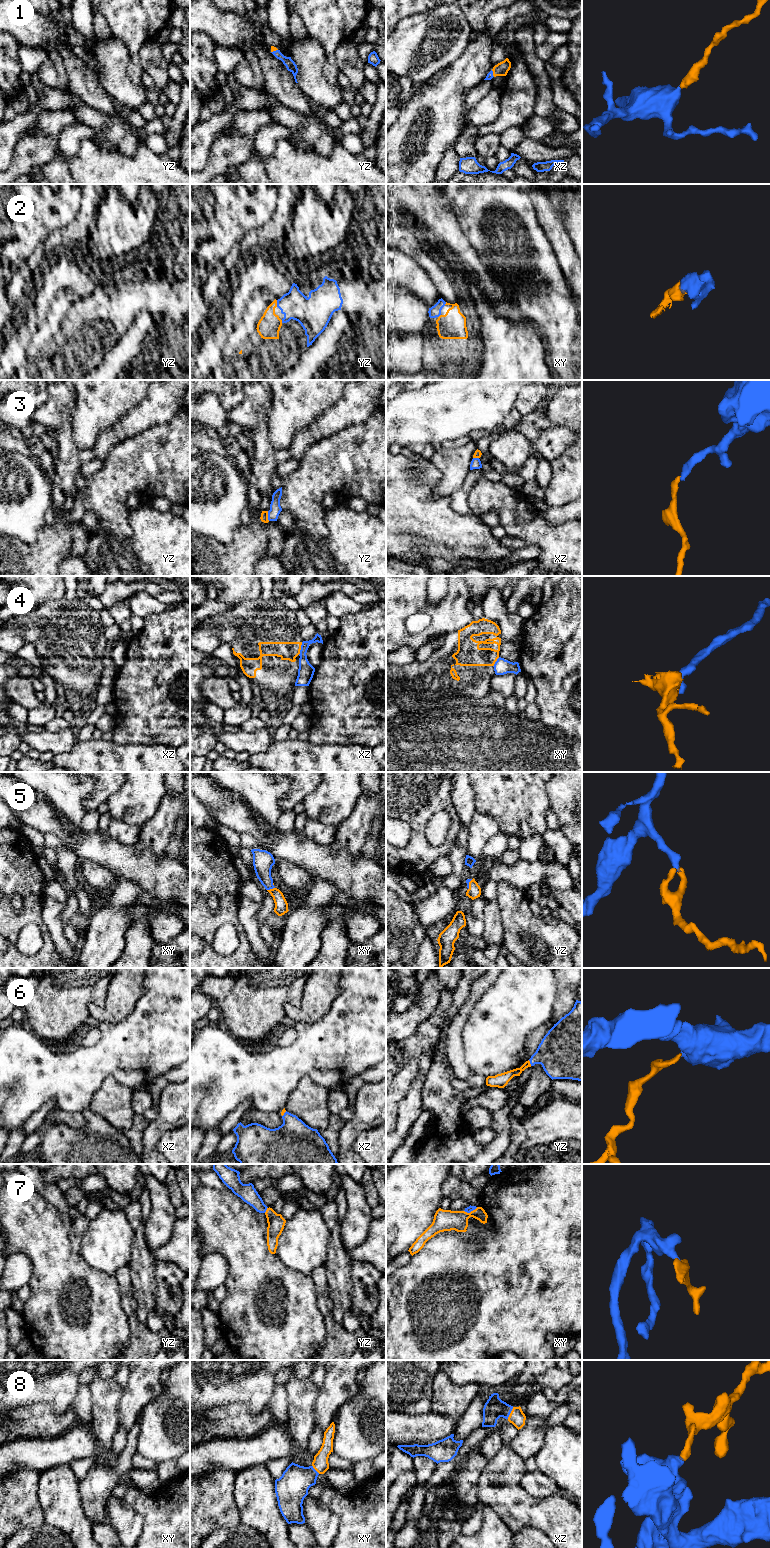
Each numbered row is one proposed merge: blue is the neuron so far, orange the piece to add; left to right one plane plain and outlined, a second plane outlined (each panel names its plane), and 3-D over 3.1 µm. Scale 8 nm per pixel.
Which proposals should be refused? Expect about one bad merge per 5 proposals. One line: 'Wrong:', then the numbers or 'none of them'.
Wrong: 4

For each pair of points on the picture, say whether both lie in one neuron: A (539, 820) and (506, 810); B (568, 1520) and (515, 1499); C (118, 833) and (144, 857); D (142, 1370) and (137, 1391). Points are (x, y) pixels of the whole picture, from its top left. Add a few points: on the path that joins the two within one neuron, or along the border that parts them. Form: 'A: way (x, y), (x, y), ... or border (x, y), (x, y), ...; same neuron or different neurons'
A: way (531, 819), (520, 810), (514, 810); same neuron
B: way (555, 1515), (533, 1513), (528, 1510); same neuron
C: border (109, 836), (132, 846); different neurons
D: way (142, 1375), (142, 1386); same neuron

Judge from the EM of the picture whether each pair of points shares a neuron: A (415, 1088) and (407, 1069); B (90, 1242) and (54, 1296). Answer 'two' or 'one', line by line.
A: two
B: two

